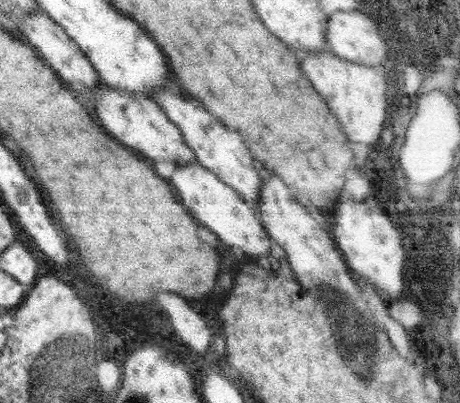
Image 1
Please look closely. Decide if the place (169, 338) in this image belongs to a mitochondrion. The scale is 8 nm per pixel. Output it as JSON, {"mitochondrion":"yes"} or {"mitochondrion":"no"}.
{"mitochondrion":"no"}

